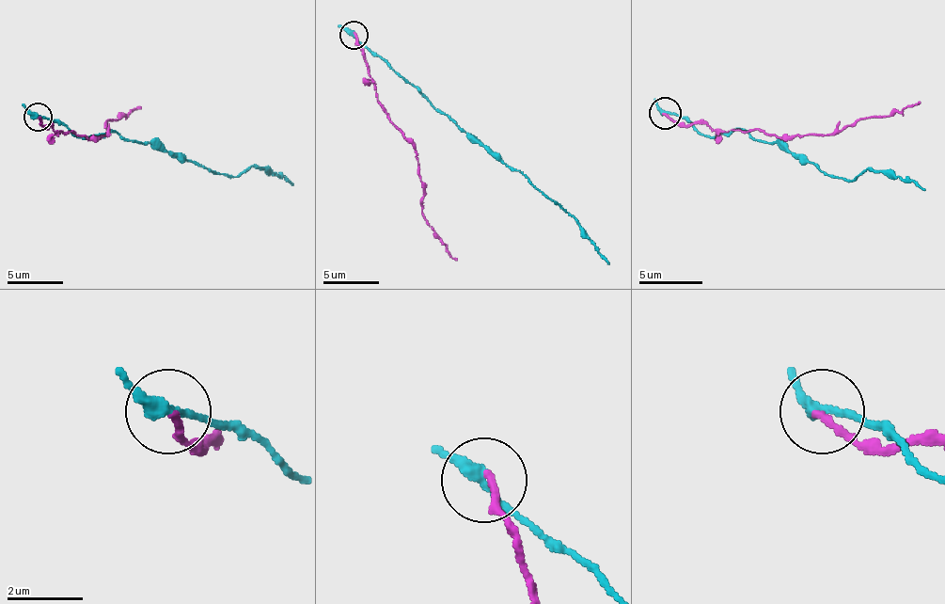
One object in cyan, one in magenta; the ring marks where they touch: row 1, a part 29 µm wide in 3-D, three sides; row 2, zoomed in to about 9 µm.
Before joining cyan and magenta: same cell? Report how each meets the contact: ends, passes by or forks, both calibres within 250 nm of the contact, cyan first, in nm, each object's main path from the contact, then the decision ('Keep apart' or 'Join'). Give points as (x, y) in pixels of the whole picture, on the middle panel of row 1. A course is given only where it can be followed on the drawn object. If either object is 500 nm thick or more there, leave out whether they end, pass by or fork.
At the ring cyan passes by. At the ring magenta ends. Thickness 280 nm (cyan) against 190 nm. Course of cyan: (354, 36), (433, 105), (477, 136), (505, 164), (555, 200), (608, 264). Course of magenta: (354, 36), (362, 53), (376, 103), (413, 145), (424, 192), (421, 214), (435, 236), (457, 259). Keep apart

